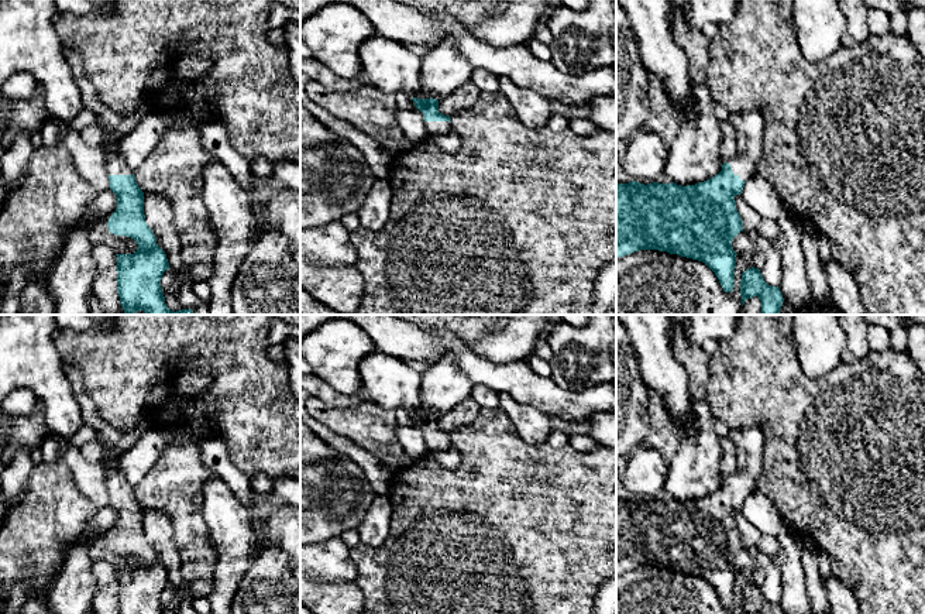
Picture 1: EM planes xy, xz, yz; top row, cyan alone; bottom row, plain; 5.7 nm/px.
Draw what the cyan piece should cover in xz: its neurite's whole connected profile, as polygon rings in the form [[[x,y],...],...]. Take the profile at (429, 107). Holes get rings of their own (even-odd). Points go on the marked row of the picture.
[[[413,97],[416,109],[419,109],[424,114],[424,123],[429,134],[440,136],[448,134],[451,130],[451,119],[450,116],[444,116],[439,112],[439,100],[437,99],[417,99]]]

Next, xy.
[[[63,48],[63,52],[76,78],[85,109],[97,116],[97,123],[107,133],[102,145],[109,155],[110,189],[117,195],[117,209],[109,219],[109,230],[116,236],[131,237],[138,244],[134,254],[116,254],[117,291],[124,315],[135,315],[138,311],[147,315],[193,315],[192,309],[173,312],[165,303],[161,279],[169,270],[169,263],[145,222],[144,192],[135,181],[134,171],[117,152],[117,141],[130,134],[147,116],[148,103],[141,102],[133,114],[114,113],[100,102],[97,90],[86,78],[82,56],[71,48]]]

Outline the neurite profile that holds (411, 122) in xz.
[[[398,109],[396,112],[398,128],[405,134],[405,138],[415,143],[424,141],[429,136],[424,114],[419,109]]]

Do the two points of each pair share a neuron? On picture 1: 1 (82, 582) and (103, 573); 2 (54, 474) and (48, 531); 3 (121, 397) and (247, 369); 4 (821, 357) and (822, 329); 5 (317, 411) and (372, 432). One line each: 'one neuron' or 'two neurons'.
1: two neurons
2: one neuron
3: one neuron
4: one neuron
5: one neuron

